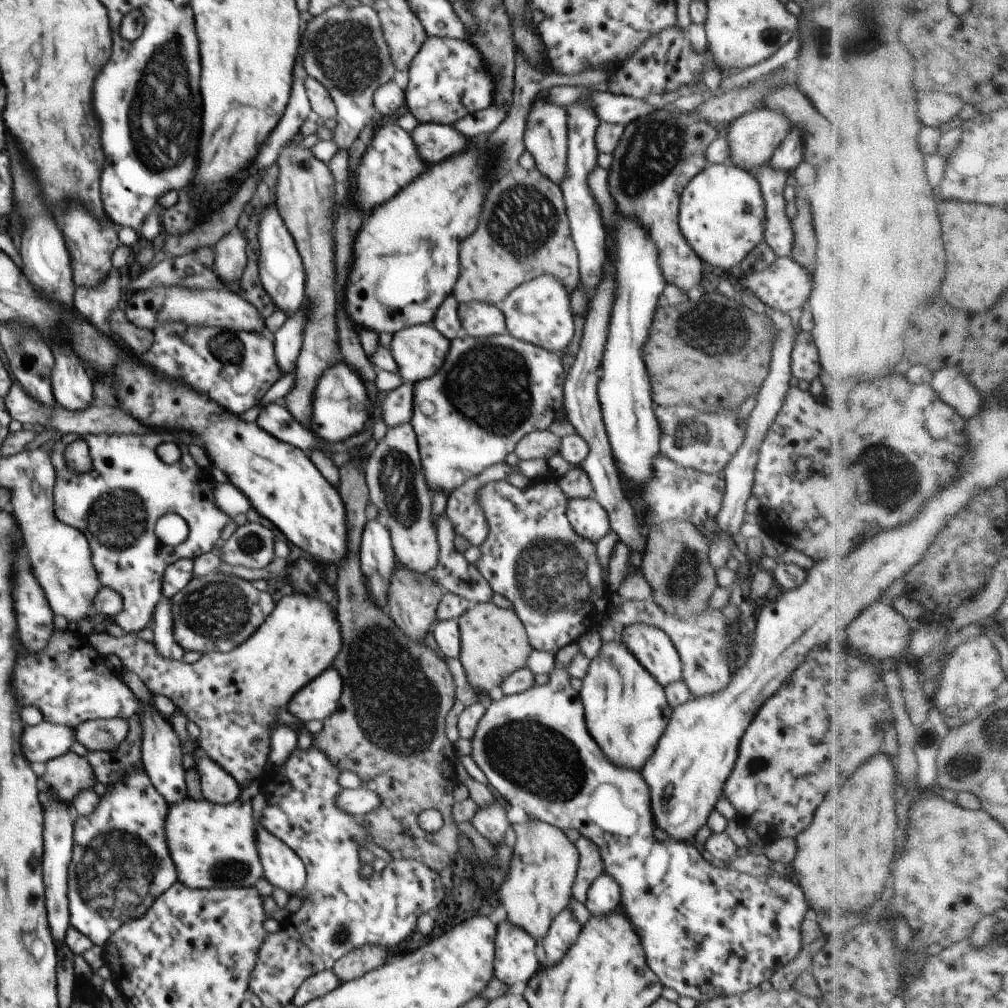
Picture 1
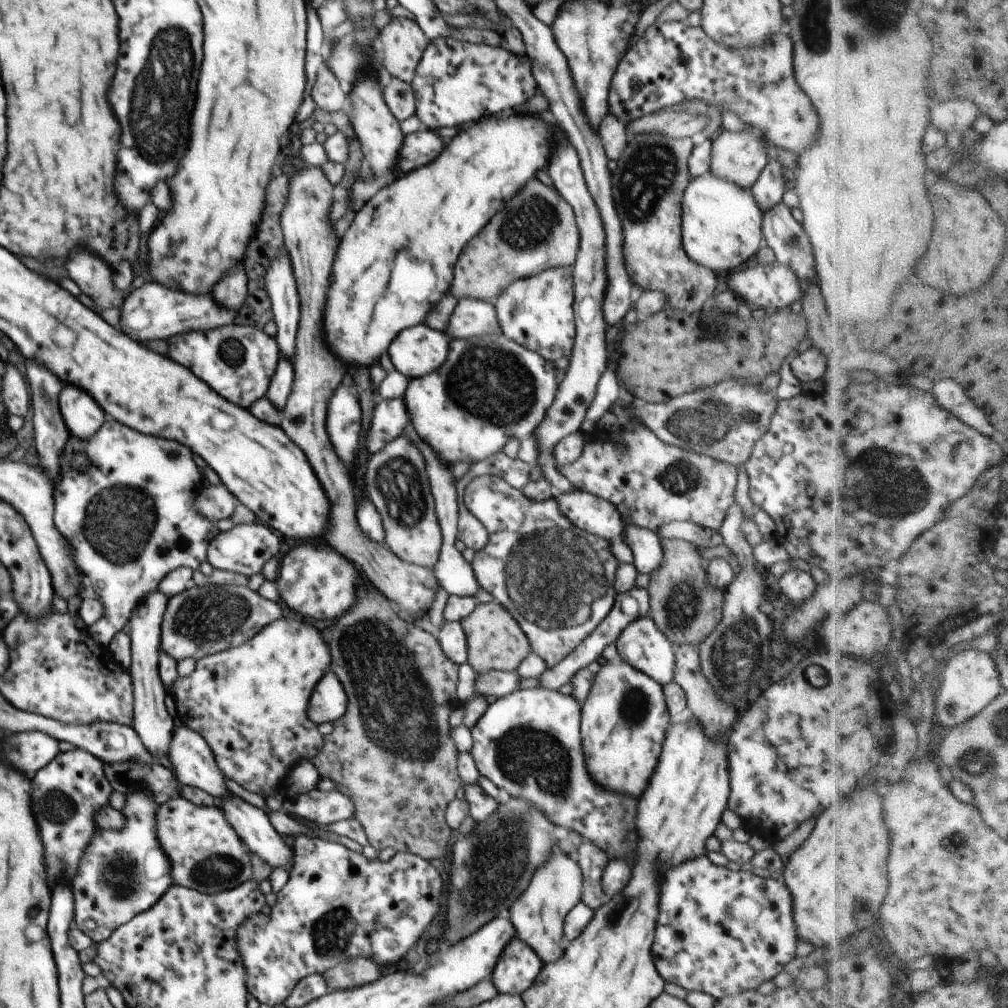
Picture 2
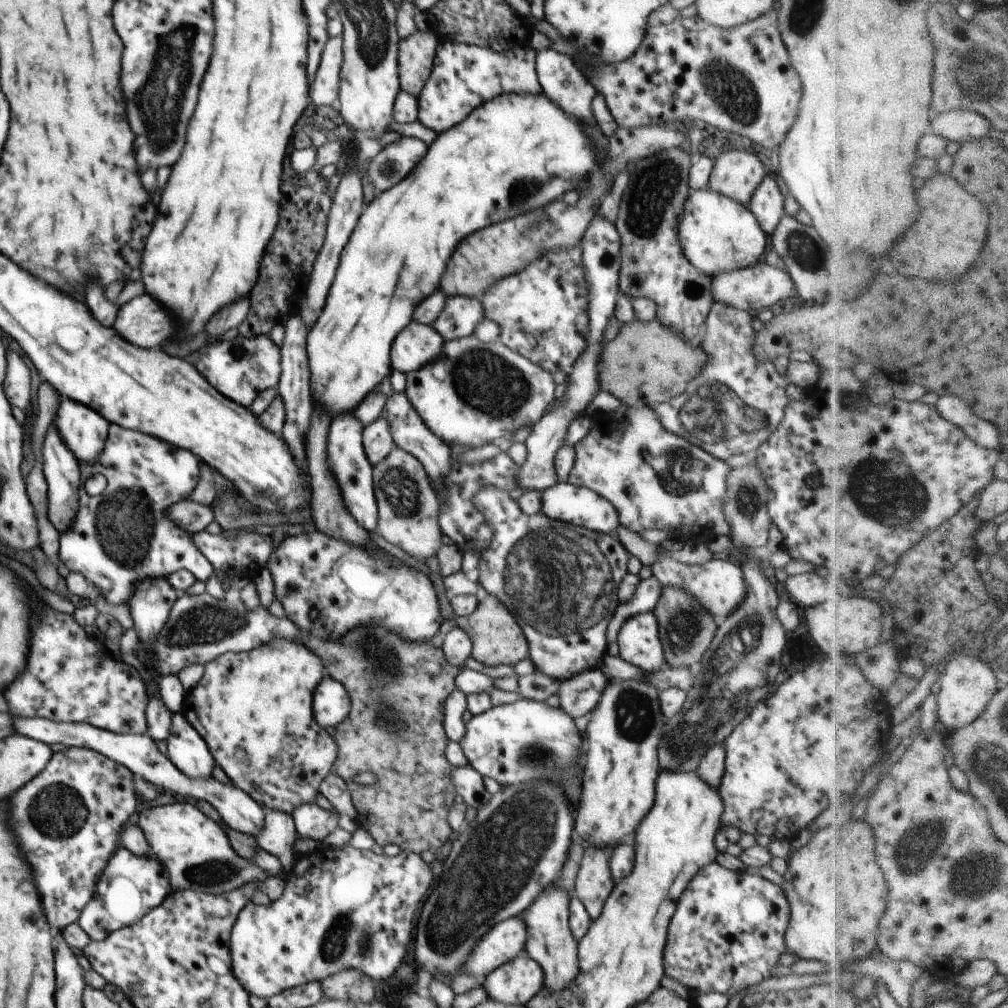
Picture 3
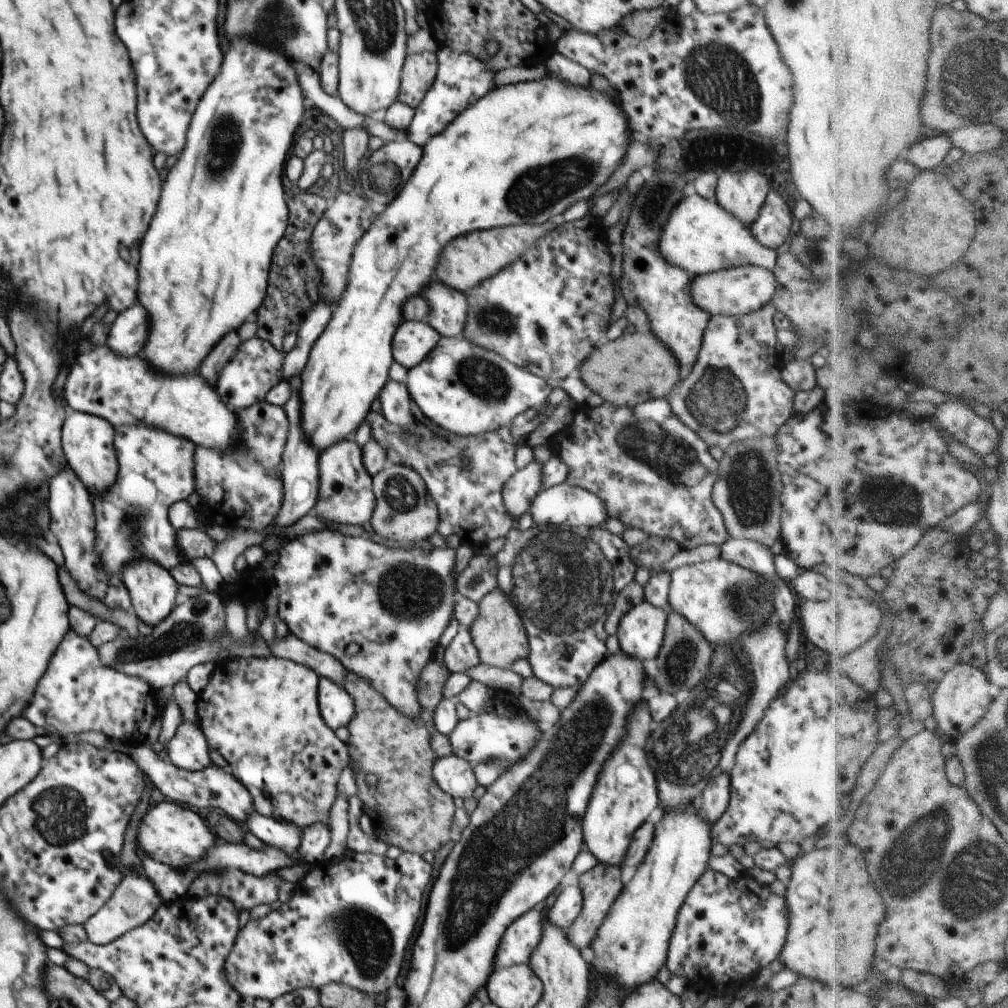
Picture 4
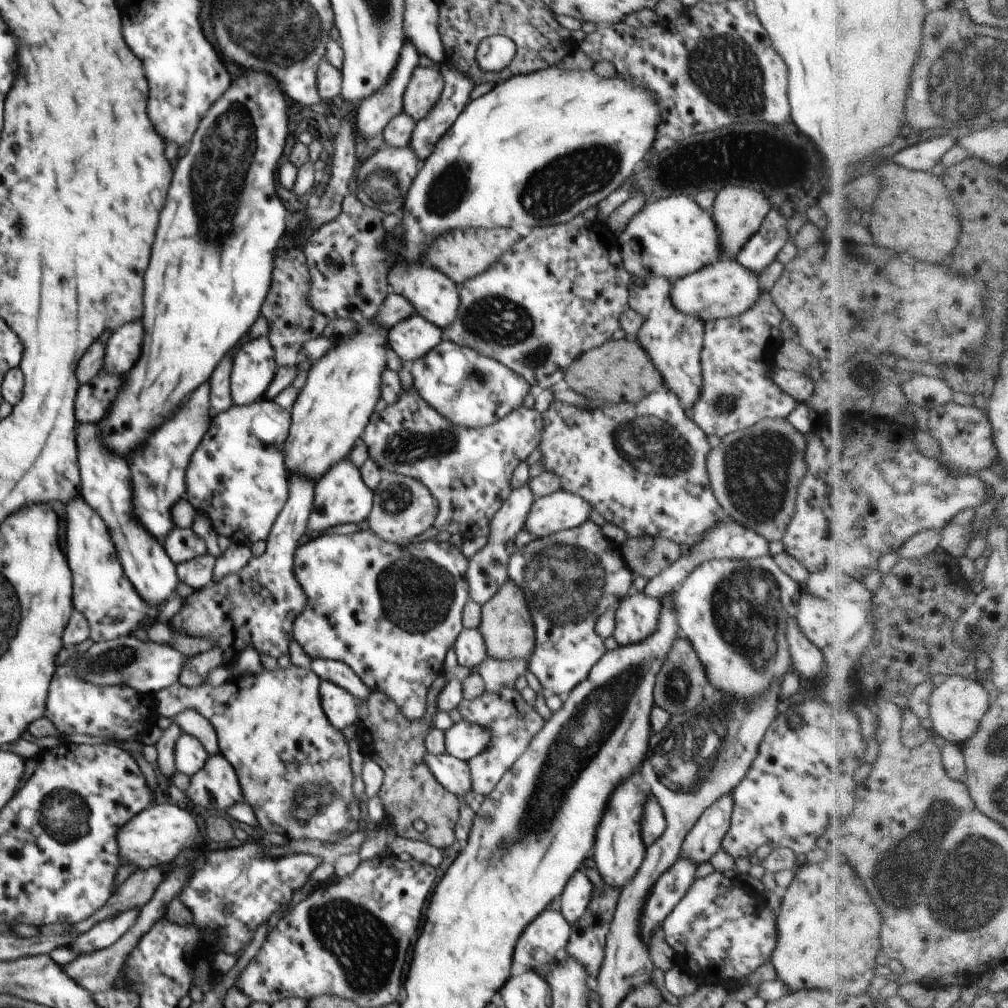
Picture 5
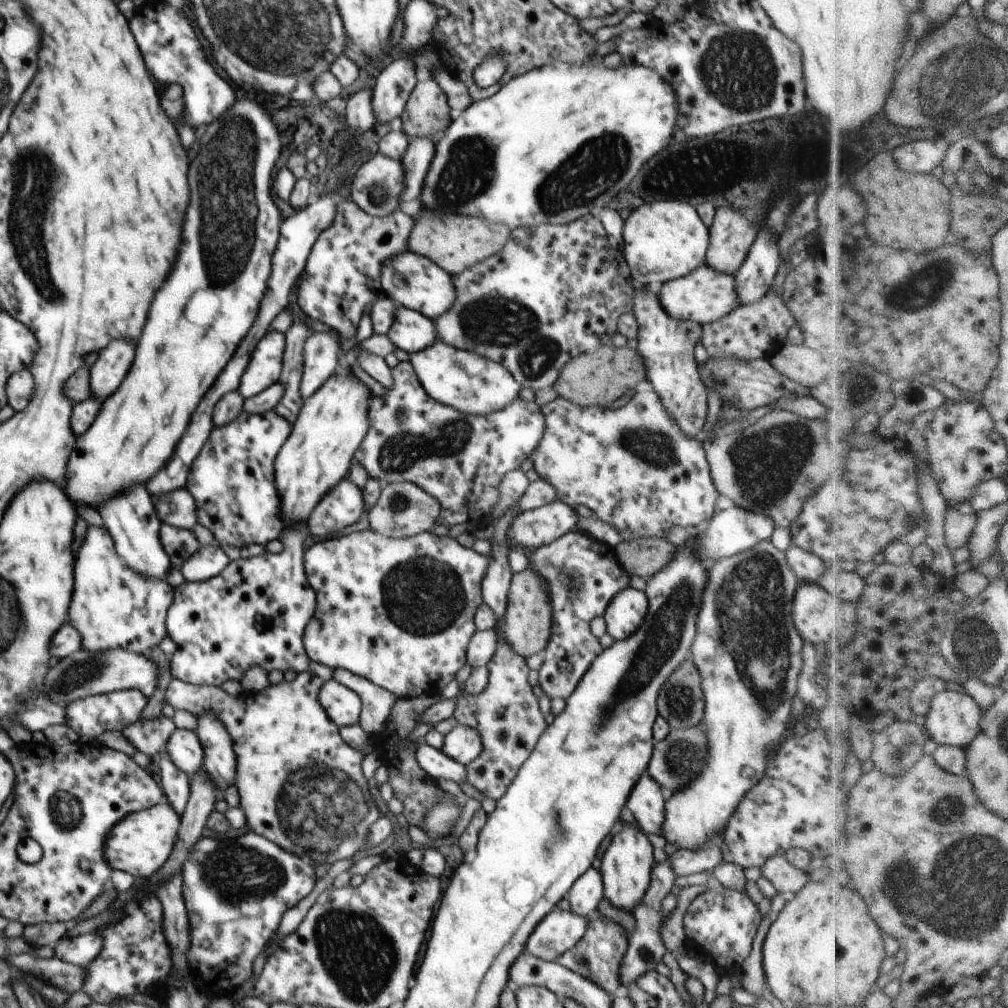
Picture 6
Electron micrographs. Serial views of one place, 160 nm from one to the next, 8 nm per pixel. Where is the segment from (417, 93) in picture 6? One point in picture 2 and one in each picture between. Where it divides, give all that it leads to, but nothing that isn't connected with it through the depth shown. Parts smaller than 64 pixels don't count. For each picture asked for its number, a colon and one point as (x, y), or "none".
2: (402, 42)
3: (416, 53)
4: (419, 71)
5: (424, 89)

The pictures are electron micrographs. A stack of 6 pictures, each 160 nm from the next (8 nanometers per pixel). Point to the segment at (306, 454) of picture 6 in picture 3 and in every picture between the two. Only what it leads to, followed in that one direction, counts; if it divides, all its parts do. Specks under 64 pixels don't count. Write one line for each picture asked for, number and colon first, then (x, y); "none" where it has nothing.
3: (517, 153)
4: (523, 154)
5: (333, 408)

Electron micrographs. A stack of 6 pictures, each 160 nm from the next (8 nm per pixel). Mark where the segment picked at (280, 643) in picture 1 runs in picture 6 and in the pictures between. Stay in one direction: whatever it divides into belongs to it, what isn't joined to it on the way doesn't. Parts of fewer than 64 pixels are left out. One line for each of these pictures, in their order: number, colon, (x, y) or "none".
2: (249, 703)
3: (253, 709)
4: (262, 715)
5: (294, 768)
6: (294, 773)

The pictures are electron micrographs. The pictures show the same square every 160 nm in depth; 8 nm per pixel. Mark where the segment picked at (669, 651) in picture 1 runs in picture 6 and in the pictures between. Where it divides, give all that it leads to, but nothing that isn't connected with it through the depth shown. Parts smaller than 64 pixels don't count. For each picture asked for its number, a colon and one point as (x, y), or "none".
2: (642, 645)
3: (638, 639)
4: (641, 631)
5: (636, 616)
6: (625, 613)

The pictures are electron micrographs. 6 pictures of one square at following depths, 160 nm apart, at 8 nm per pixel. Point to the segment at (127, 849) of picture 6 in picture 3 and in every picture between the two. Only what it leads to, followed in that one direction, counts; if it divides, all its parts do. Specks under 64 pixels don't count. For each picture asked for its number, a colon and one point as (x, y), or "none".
3: (196, 852)
4: (172, 835)
5: (155, 836)

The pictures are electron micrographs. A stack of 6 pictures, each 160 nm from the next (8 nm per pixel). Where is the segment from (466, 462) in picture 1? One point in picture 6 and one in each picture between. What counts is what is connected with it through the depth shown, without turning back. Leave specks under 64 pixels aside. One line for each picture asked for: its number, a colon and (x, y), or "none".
2: (490, 389)
3: (475, 392)
4: (467, 390)
5: (471, 390)
6: (471, 383)

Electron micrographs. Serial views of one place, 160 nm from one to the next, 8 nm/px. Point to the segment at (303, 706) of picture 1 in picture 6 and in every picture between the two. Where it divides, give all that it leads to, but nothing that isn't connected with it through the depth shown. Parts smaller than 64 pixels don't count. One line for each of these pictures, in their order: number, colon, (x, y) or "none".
2: (328, 702)
3: (331, 705)
4: (337, 708)
5: (341, 708)
6: (343, 706)

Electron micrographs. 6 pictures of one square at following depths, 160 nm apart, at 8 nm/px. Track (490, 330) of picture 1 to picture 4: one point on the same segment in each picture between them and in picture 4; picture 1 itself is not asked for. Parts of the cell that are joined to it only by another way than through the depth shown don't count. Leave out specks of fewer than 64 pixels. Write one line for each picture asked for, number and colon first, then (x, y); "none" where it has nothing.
2: (472, 317)
3: (461, 315)
4: (449, 308)

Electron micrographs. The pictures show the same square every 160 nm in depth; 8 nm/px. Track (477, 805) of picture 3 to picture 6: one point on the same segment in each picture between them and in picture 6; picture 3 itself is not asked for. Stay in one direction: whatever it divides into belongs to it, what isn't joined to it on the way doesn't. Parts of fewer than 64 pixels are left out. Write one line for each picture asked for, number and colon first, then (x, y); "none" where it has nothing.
4: (455, 776)
5: (454, 774)
6: (435, 762)

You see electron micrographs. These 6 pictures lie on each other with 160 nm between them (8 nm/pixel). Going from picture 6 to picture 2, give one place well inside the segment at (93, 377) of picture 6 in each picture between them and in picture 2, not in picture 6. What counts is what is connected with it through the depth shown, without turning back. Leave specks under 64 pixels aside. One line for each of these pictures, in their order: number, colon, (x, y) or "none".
2: (154, 313)
3: (143, 322)
4: (129, 332)
5: (122, 349)

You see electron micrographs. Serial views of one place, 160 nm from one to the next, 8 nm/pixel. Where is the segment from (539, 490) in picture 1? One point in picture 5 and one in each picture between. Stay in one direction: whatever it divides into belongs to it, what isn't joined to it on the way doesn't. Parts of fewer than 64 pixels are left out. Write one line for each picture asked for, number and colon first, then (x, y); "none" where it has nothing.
2: (557, 582)
3: (562, 588)
4: (563, 585)
5: (569, 579)

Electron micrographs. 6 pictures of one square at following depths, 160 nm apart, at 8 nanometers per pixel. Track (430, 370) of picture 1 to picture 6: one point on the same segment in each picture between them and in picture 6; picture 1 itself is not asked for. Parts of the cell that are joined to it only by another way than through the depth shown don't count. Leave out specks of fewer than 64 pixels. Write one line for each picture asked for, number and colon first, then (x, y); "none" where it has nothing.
2: (418, 350)
3: (416, 345)
4: (413, 341)
5: (411, 338)
6: (412, 331)

